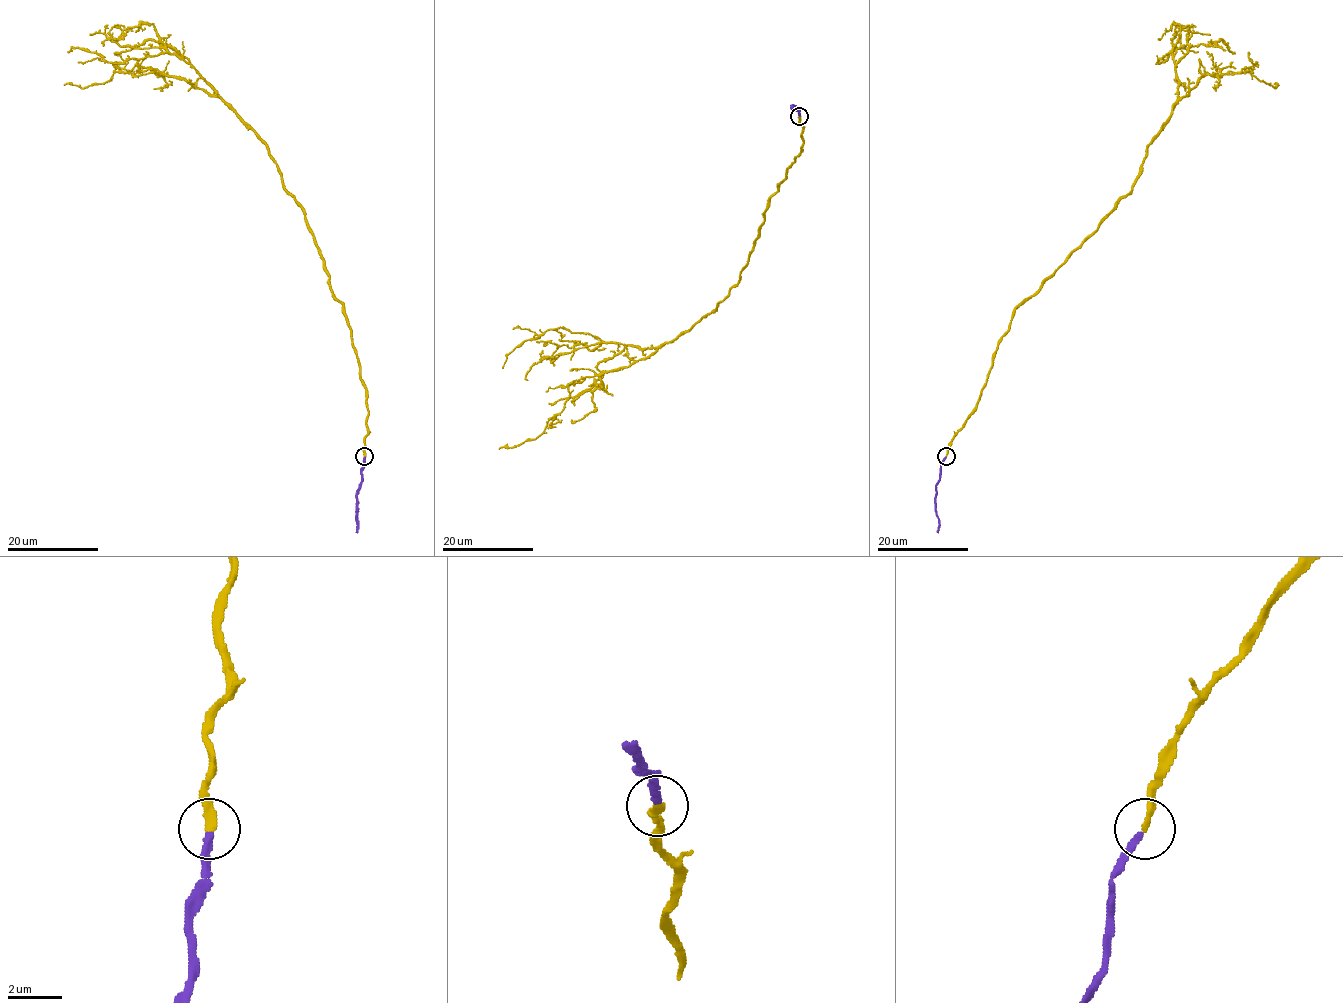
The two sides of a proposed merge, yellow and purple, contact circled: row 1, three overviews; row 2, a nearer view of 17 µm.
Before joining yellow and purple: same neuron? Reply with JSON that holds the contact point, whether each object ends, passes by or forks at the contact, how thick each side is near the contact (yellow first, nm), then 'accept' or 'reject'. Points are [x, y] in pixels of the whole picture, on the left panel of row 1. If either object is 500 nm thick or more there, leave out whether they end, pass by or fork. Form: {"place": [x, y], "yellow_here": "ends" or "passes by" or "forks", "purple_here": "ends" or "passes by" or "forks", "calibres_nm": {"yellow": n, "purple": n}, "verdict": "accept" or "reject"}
{"place": [364, 456], "yellow_here": "ends", "purple_here": "ends", "calibres_nm": {"yellow": 240, "purple": 240}, "verdict": "accept"}

